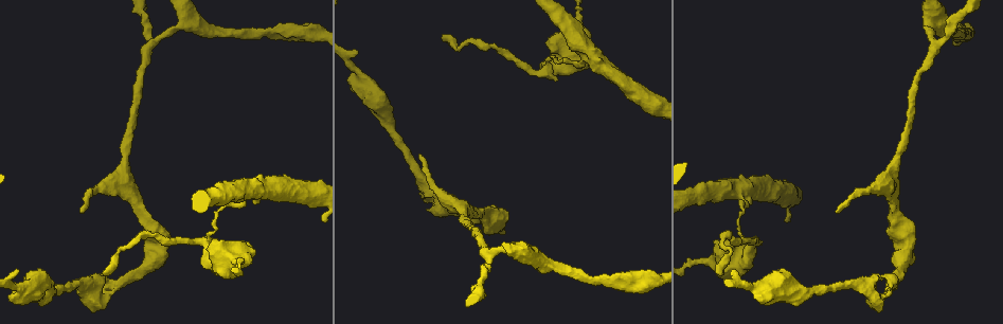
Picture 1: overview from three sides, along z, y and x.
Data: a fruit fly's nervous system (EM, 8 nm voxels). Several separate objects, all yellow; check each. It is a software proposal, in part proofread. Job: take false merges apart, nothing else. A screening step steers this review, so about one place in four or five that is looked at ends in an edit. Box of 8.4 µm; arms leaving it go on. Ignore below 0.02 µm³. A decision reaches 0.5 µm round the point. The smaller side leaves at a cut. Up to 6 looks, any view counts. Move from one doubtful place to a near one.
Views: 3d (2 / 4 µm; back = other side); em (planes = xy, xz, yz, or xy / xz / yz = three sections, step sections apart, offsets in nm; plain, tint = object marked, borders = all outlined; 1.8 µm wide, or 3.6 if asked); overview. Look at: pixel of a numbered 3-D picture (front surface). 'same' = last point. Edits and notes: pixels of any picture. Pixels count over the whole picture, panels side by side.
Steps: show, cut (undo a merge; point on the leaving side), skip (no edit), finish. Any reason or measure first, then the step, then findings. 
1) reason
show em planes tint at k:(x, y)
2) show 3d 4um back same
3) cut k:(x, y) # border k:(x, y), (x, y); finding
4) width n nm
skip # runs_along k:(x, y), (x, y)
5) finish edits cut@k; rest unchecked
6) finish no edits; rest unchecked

three arms meet
show em 3.6um planes tint at 1:(737, 197)

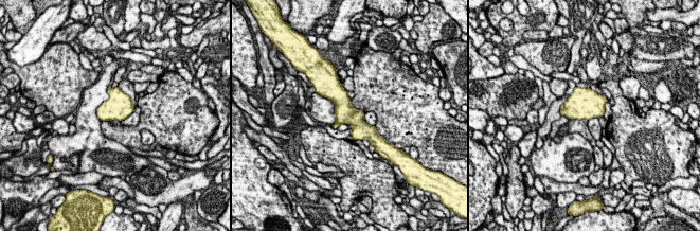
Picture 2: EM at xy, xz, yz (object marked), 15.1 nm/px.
skip # runs_along 2:(340, 89), (342, 107), (372, 138); continuous, no second cell

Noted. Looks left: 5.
branch point
show 3d 4um back at 1:(936, 46)

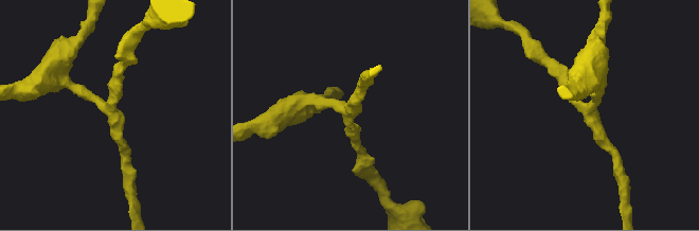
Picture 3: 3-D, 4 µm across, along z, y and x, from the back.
arms 3; arm_widths 170, 190, 220 nm
show em planes tint at 3:(590, 110)

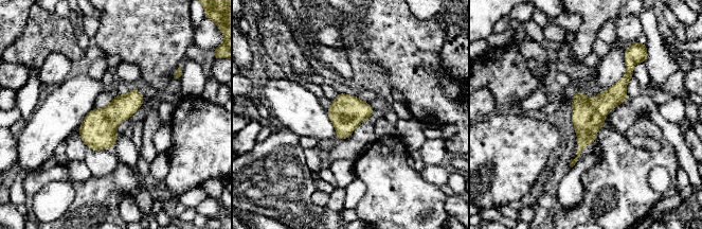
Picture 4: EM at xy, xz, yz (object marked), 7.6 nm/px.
skip # all the same cell

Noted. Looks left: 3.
a fork
show 3d 2um back at 1:(367, 82)

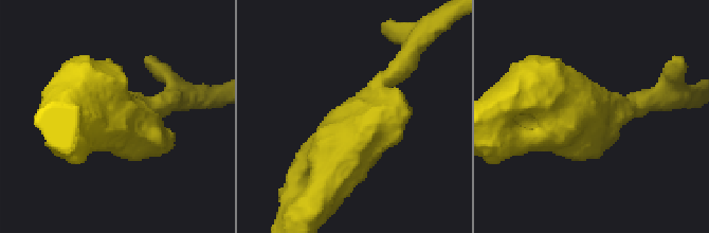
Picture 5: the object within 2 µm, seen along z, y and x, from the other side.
show em xz step 16 tint at 5:(588, 110)

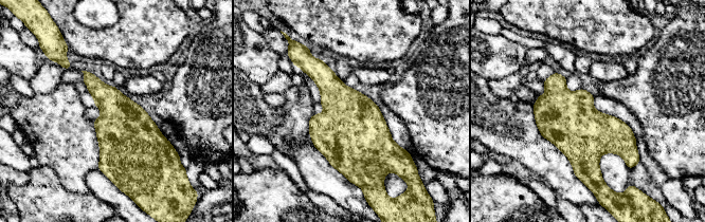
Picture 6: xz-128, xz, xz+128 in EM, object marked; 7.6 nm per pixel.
cut it another way
show em planes tint same

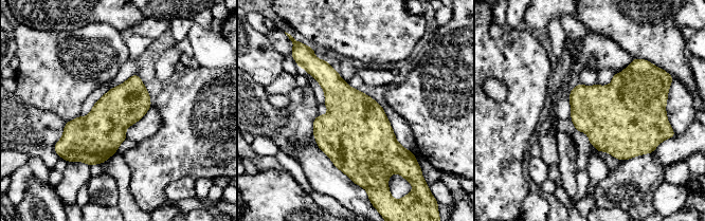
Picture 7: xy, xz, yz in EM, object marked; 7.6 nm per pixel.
skip # one cell here

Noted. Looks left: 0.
finish no edits; rest unchecked

